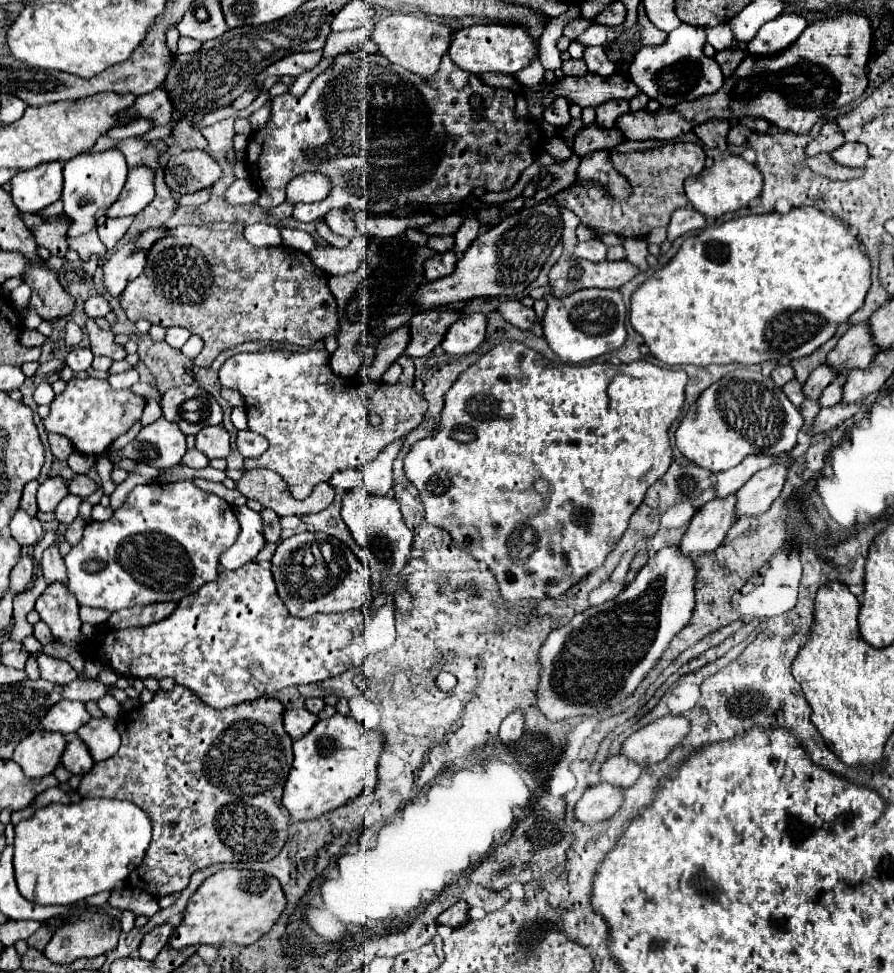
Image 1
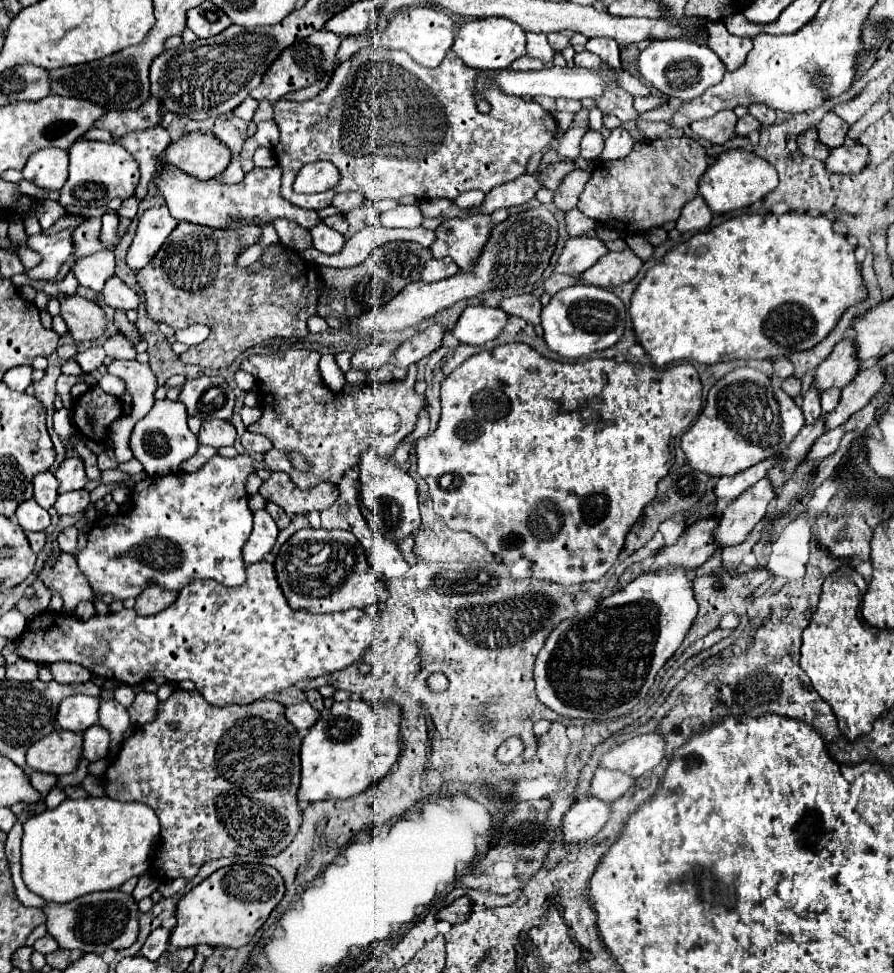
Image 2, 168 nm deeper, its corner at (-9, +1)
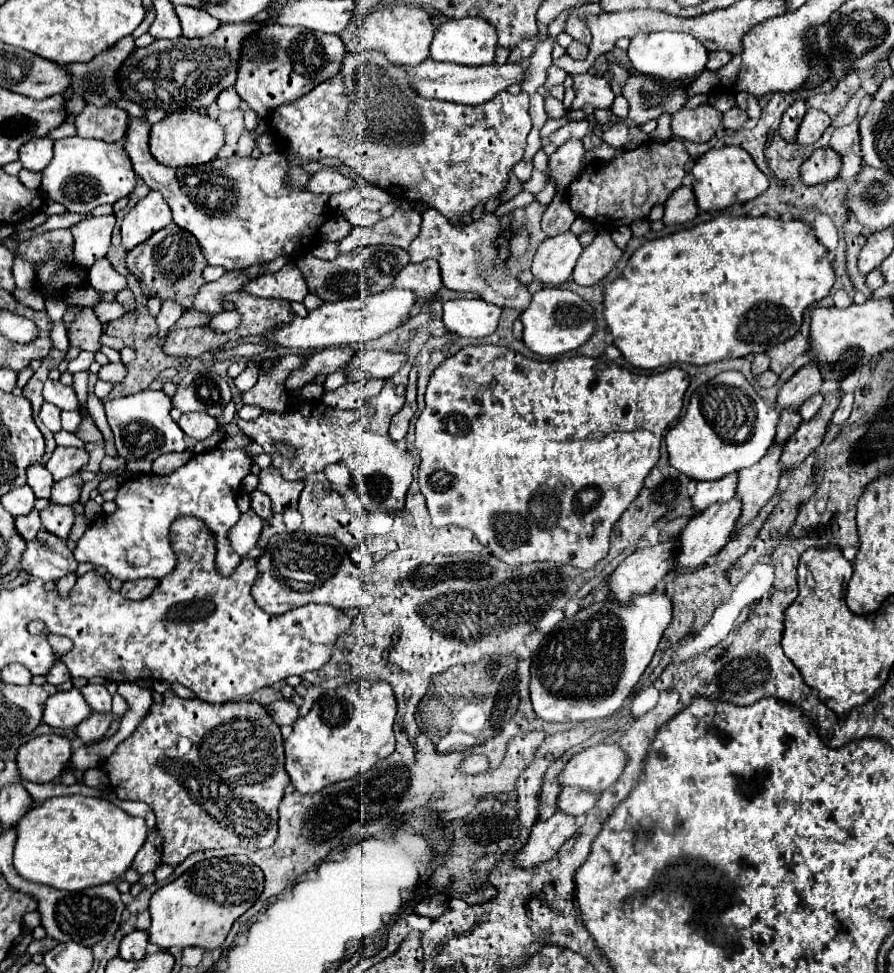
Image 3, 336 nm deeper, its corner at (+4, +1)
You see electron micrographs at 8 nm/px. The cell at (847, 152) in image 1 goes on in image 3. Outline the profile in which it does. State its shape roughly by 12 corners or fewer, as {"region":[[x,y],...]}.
{"region":[[818,148],[802,164],[808,186],[834,180],[842,158],[832,148]]}

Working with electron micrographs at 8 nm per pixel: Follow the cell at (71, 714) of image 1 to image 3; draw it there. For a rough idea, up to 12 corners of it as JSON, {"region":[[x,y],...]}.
{"region":[[80,690],[52,694],[44,722],[74,728],[90,716]]}

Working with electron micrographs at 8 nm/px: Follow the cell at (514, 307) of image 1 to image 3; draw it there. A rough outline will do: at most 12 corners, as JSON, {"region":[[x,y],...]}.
{"region":[[422,214],[410,262],[434,258],[442,282],[522,312],[532,296],[496,248],[500,218],[454,226]]}

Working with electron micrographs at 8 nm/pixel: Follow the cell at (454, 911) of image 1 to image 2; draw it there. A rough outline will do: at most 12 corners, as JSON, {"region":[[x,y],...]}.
{"region":[[467,896],[453,900],[437,912],[439,920],[459,924],[471,914]]}

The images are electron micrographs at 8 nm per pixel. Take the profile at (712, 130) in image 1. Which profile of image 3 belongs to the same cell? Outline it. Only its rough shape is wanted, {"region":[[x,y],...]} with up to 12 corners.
{"region":[[710,104],[672,114],[680,140],[708,142],[722,124],[722,112]]}

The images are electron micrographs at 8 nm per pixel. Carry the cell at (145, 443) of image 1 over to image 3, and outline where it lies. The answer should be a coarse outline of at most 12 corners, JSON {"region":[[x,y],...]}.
{"region":[[162,390],[104,402],[118,456],[186,450]]}

